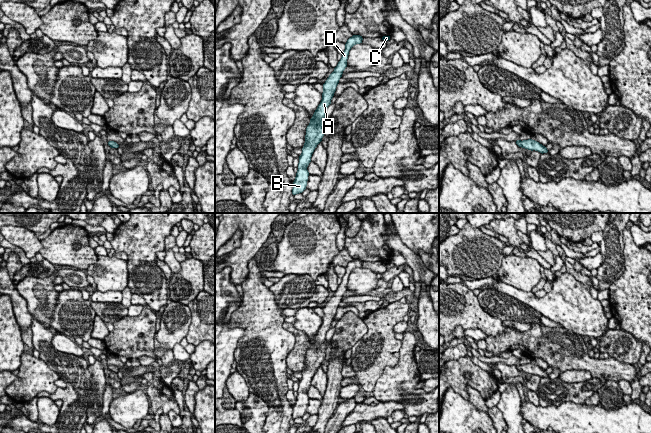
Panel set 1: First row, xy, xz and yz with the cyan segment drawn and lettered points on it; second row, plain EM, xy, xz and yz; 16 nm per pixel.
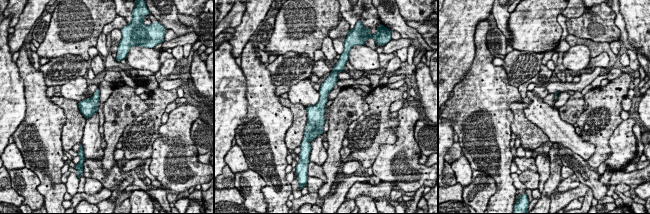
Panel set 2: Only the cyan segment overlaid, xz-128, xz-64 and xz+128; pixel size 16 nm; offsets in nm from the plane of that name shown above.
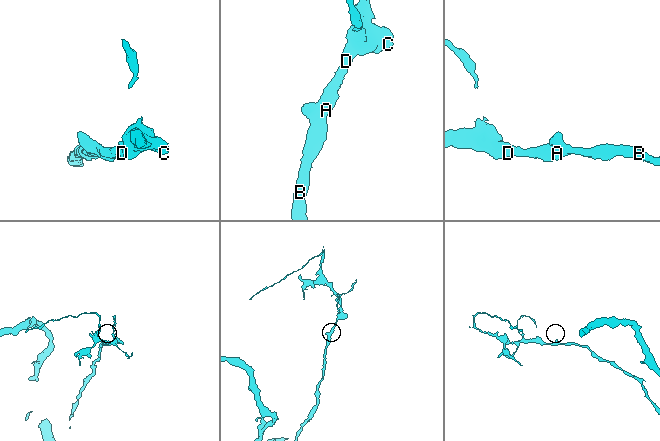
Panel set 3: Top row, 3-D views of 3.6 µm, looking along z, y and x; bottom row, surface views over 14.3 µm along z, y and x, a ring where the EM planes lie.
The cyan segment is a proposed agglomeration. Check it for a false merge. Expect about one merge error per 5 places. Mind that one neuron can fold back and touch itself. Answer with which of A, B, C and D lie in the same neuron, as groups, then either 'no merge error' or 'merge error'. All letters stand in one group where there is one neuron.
A B C D; no merge error

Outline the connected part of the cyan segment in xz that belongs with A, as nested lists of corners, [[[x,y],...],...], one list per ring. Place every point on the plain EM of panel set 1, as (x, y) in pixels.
[[[353,259],[345,268],[345,275],[342,282],[338,285],[338,289],[334,292],[334,296],[329,299],[323,309],[322,325],[315,334],[313,341],[310,342],[310,348],[306,352],[305,368],[302,372],[302,378],[299,380],[298,395],[296,397],[295,405],[293,406],[292,419],[302,417],[307,410],[309,396],[307,390],[311,386],[311,380],[316,370],[322,365],[325,358],[326,333],[331,328],[332,321],[336,315],[337,308],[344,293],[347,291],[347,283],[350,273],[355,268],[361,268],[363,261],[360,259]]]

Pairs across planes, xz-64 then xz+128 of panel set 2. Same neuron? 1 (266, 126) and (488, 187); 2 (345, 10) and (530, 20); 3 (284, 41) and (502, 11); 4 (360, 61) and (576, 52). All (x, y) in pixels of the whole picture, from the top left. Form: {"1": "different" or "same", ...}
{"1": "different", "2": "different", "3": "different", "4": "same"}

